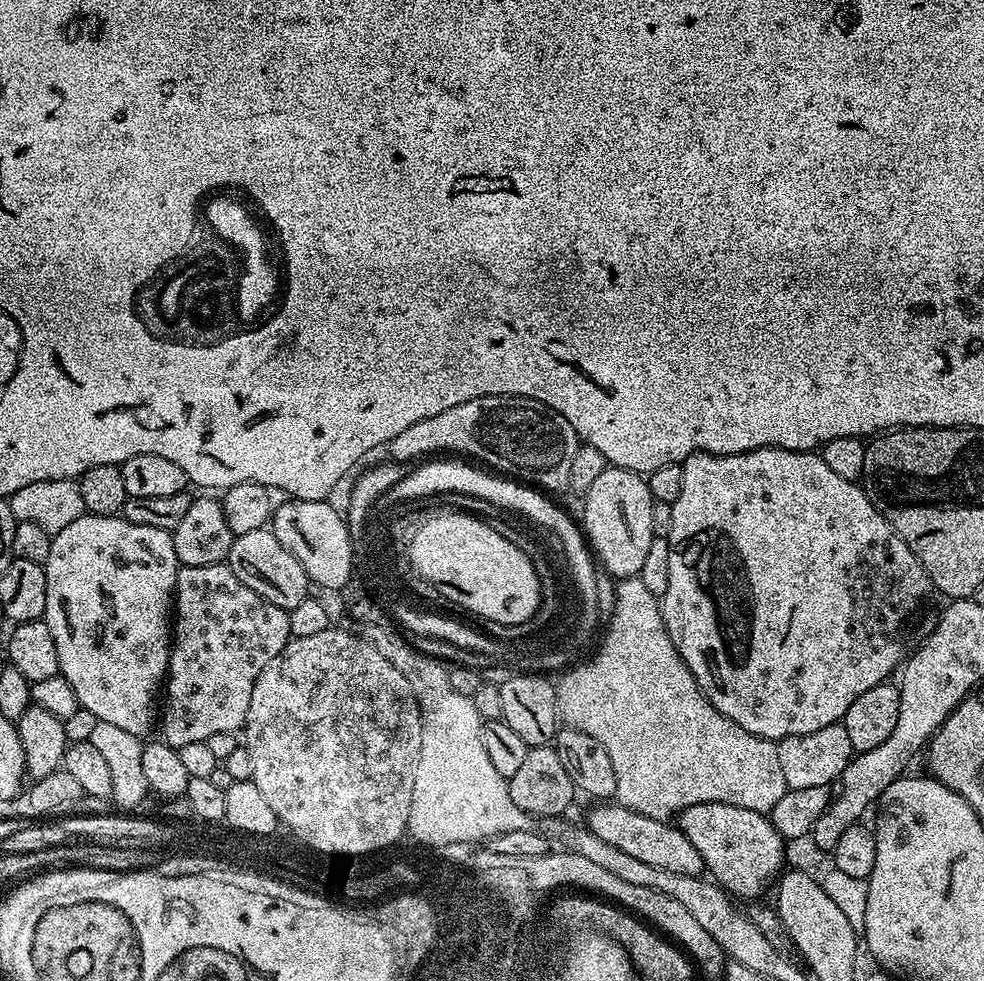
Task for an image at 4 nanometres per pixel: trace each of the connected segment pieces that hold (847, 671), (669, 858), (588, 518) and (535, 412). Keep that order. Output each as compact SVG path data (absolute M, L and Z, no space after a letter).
M755 448L753 452L743 452L742 454L734 454L733 456L715 456L709 452L696 452L693 456L686 457L682 465L682 491L678 494L676 501L672 503L670 534L666 539L670 546L670 582L666 586L666 594L660 600L660 613L664 619L666 630L670 634L670 642L674 642L674 646L678 650L682 662L686 662L690 674L694 674L698 686L704 691L705 698L723 716L730 718L730 722L742 726L742 730L754 734L757 738L766 738L773 742L779 742L791 736L814 734L814 730L822 730L831 724L841 723L846 710L850 710L851 704L857 698L862 694L866 694L866 690L885 683L891 677L888 675L892 671L893 675L901 667L902 661L906 656L906 651L904 652L903 624L907 622L908 615L919 606L920 599L927 592L930 592L926 570L920 565L918 558L914 558L910 546L906 546L906 542L902 542L902 538L890 526L890 522L886 522L884 515L876 509L874 502L870 502L870 498L864 493L863 487L855 480L847 480L846 478L841 478L838 474L834 474L834 470L830 470L830 466L826 466L823 455L817 454L815 451L795 452L794 450L786 450L785 448Z
M600 802L595 807L596 809L588 816L586 827L589 832L602 838L602 842L650 866L658 866L658 870L670 870L670 874L699 877L705 875L702 854L698 854L698 849L690 843L690 838L686 838L686 834L682 834L679 826L673 826L667 820L646 818L638 814L635 808L626 808L620 802Z
M609 466L606 470L602 470L602 475L591 484L590 490L582 493L582 500L584 500L583 534L599 567L612 578L639 577L642 562L646 559L646 553L650 550L650 542L653 538L650 514L654 501L648 489L647 479L641 473Z
M487 396L462 402L462 406L450 406L450 410L442 410L442 414L434 414L434 418L414 422L414 426L402 430L398 438L388 443L386 452L393 461L399 462L415 461L415 456L459 454L497 473L511 473L545 493L554 494L552 492L568 488L574 450L578 450L581 443L574 426L542 402L519 396Z

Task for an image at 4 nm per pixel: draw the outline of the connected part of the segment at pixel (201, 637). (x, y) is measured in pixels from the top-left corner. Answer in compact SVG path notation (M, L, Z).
M227 563L211 564L210 566L190 566L181 567L176 574L176 590L174 593L174 635L170 640L170 651L168 653L168 675L166 677L166 696L168 692L168 701L162 704L162 719L158 724L158 732L165 744L174 749L180 749L182 746L190 746L190 742L207 742L213 734L226 734L227 732L239 733L246 722L246 710L250 710L250 694L254 694L254 682L258 682L258 674L266 670L266 662L270 658L278 658L280 651L288 645L292 636L290 622L288 621L288 612L283 608L274 606L274 602L266 602L250 586L242 586L238 578L234 578L234 570L230 570Z

